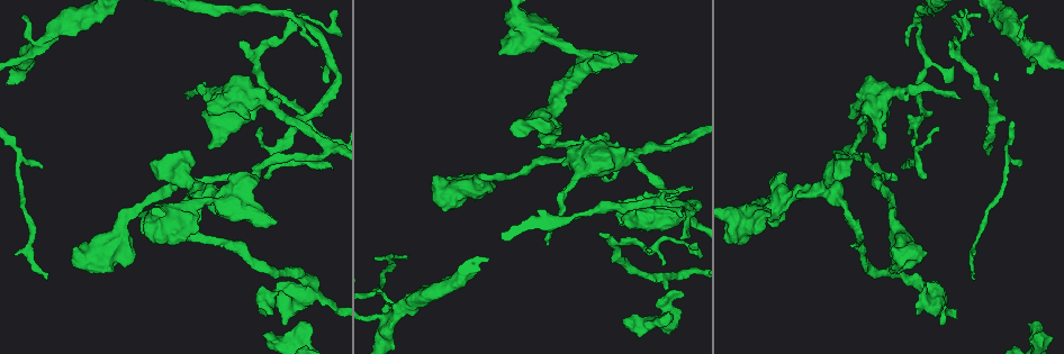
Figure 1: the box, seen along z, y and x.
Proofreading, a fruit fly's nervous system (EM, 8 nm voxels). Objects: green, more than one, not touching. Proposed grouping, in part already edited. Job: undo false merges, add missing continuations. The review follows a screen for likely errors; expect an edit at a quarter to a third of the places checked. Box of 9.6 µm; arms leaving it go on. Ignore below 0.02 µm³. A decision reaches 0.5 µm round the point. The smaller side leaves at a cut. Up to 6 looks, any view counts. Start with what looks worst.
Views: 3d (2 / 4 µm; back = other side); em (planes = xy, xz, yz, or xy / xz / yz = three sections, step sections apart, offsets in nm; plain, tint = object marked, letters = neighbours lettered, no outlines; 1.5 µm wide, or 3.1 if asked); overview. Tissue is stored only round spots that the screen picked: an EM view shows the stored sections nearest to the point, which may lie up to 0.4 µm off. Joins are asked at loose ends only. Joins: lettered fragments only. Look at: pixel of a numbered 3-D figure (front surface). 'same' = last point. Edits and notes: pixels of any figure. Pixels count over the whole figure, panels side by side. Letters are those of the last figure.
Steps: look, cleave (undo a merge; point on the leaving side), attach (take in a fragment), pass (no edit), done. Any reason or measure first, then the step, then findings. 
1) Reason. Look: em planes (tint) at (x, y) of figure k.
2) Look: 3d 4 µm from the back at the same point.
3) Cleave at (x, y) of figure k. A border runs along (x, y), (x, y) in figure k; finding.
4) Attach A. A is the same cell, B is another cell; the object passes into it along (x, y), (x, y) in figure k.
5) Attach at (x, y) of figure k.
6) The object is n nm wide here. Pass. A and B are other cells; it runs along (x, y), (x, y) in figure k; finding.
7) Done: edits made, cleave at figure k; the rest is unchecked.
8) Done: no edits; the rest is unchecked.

Stops while still wide. Look: 3d 2 µm at (636, 56) of figure 1.

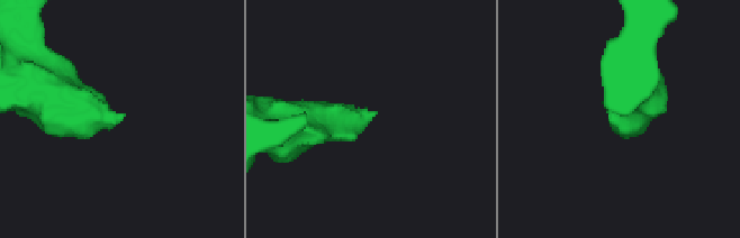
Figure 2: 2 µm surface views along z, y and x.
Now the EM. Look: em planes (letters) at (374, 112) of figure 2.

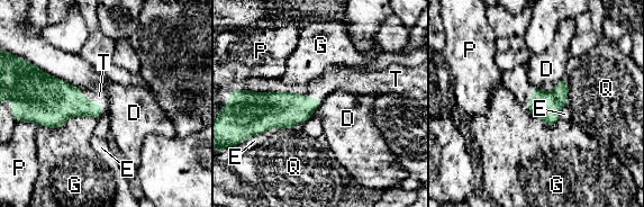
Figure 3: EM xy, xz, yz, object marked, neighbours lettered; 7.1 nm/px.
Attach T. T is the same cell, D, E, G, P and Q are other cells; the object passes into it along (61, 100), (96, 104), (99, 96) in figure 3; the neuron continues.

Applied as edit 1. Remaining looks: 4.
Look: overview.

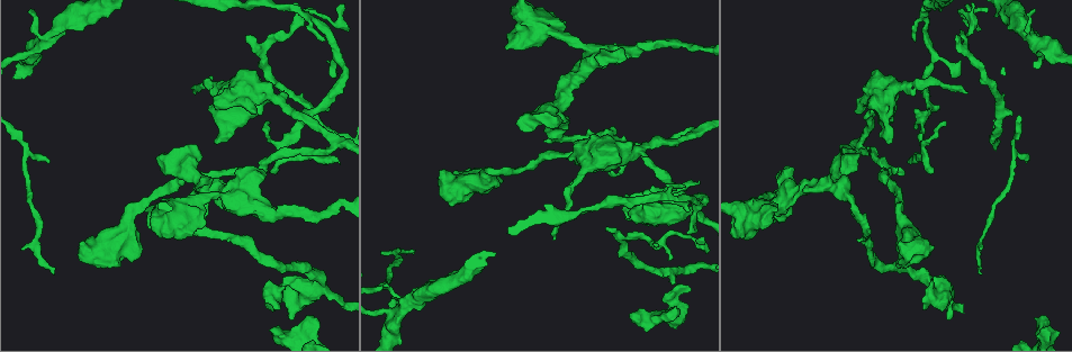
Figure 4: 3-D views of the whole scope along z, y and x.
An open end. Look: em planes (letters) at (610, 227) of figure 4.

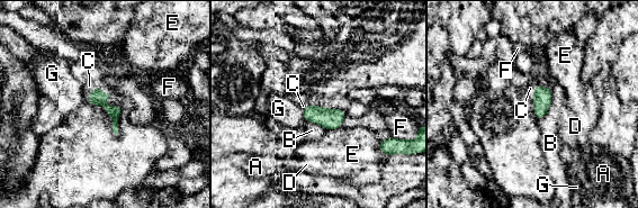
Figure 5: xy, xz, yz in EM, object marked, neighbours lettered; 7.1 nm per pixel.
Attach C. C is the same cell, A, B, D, E, F and G are other cells; the object passes into it along (96, 98), (99, 87), (89, 86) in figure 5; it goes on there.

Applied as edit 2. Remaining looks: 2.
Three-way junction. Look: em planes (tint) at (335, 144) of figure 4.

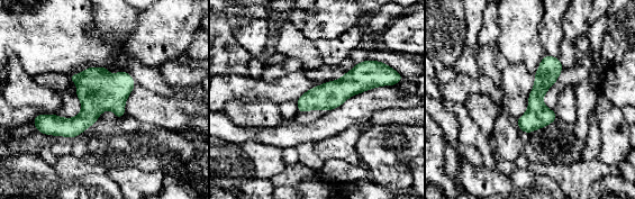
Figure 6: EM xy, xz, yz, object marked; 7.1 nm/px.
Look: em planes (letters) at the same point.

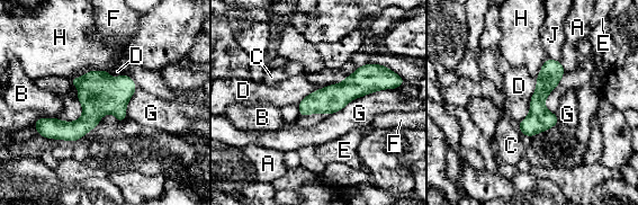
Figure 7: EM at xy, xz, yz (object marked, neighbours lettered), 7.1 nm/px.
Pass. A, B, C, D, E, F, G, H and J are other cells; it runs along (133, 87), (79, 127), (38, 124) in figure 7; one neuron here.

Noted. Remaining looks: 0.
Done: edits made, attach at figure 3, attach at figure 5; the rest is unchecked.

